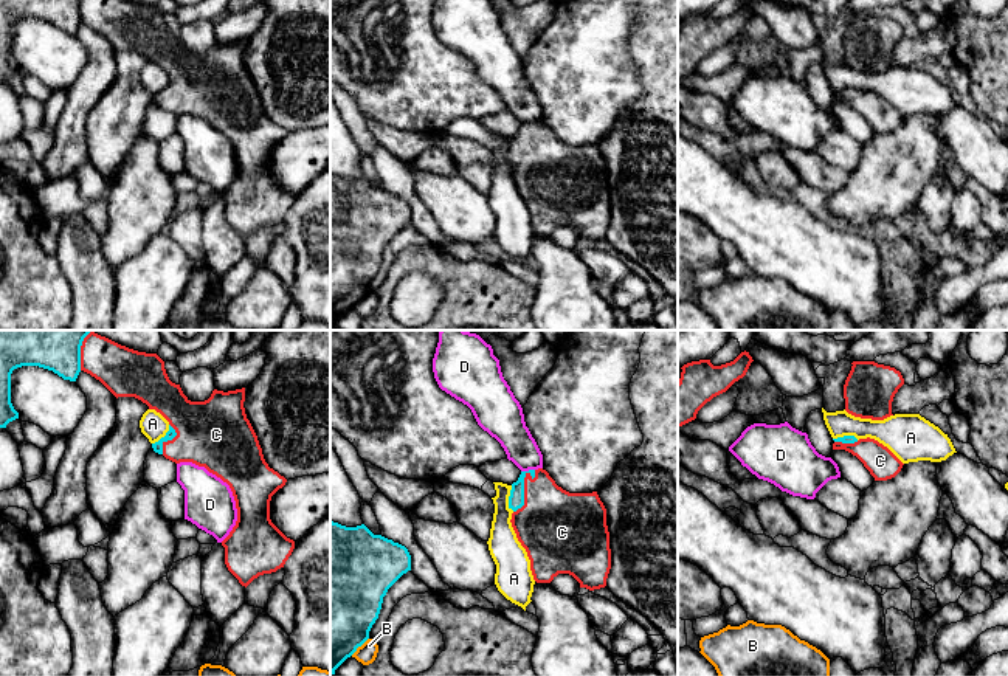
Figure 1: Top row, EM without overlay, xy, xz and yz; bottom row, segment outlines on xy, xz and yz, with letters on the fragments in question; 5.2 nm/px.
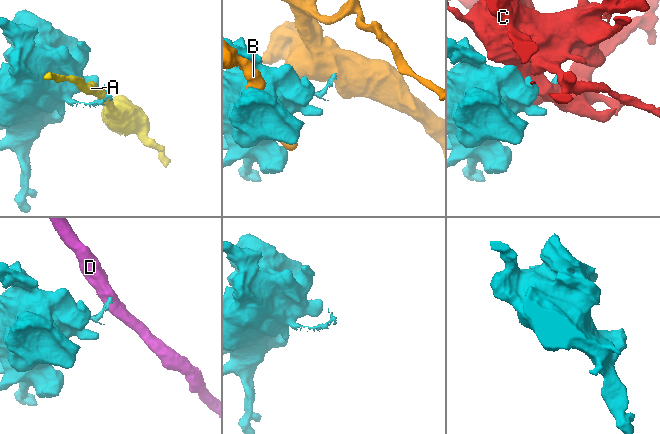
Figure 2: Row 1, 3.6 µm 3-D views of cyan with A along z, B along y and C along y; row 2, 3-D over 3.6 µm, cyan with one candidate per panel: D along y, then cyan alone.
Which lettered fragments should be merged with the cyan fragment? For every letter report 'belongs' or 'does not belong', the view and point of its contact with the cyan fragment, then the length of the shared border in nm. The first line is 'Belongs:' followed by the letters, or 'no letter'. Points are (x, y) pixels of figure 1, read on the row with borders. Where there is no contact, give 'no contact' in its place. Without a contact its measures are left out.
Belongs: C
A: does not belong | xz (509, 498) | 140 nm
B: does not belong | xz (359, 645) | 130 nm
C: belongs | xz (523, 489) | 260 nm
D: does not belong | xz (529, 470) | 70 nm

